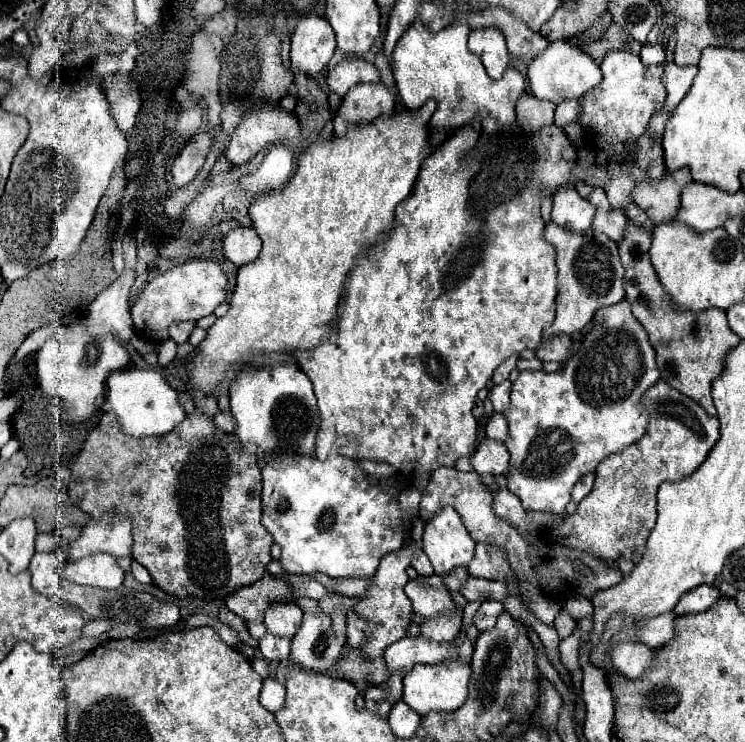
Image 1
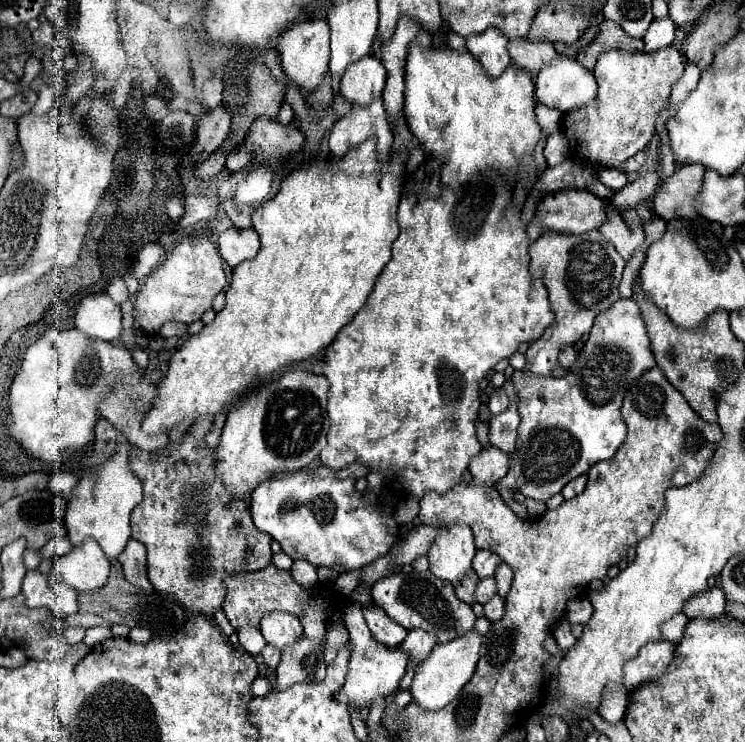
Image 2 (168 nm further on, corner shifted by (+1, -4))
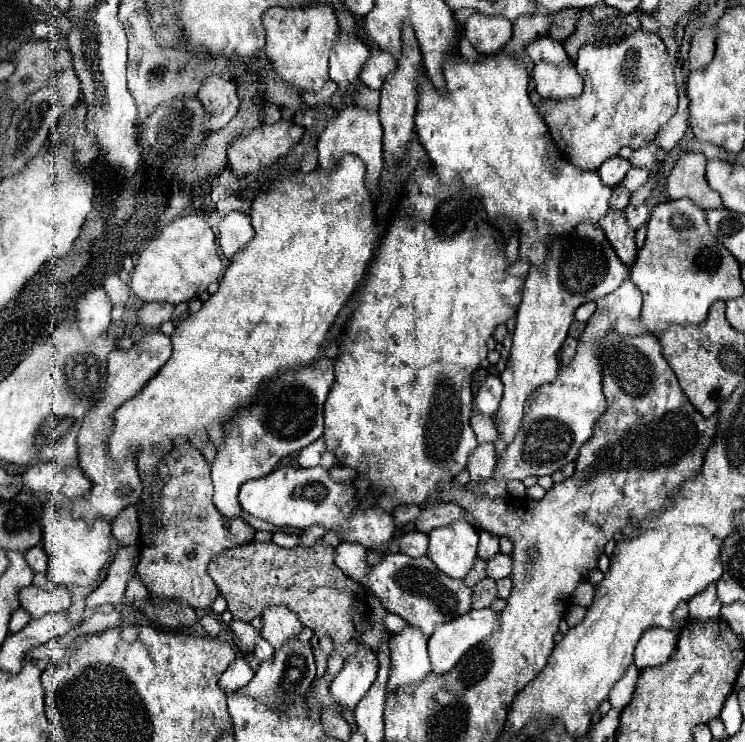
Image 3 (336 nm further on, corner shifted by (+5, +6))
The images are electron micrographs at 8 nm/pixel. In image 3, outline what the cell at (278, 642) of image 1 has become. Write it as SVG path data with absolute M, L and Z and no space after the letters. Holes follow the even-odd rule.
M257 638L257 646L255 646L255 652L253 652L253 656L255 656L255 660L259 660L259 662L263 662L263 660L267 660L267 658L271 658L273 656L273 652L275 652L275 648L265 640L265 638Z

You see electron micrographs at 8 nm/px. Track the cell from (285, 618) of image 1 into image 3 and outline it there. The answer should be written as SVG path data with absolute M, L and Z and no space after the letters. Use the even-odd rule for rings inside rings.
M269 606L261 614L261 636L273 644L273 648L279 648L289 638L297 638L301 632L301 622L297 614L293 614L285 606Z

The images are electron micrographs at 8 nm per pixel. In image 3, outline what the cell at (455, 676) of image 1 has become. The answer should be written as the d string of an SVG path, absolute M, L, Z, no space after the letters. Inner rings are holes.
M491 608L473 610L465 616L457 616L457 620L437 626L429 638L431 672L435 676L451 672L461 656L483 638L487 638L495 628L497 612L493 612Z

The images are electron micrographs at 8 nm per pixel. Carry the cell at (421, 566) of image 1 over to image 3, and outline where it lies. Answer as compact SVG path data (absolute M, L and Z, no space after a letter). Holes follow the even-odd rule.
M407 532L397 538L399 550L411 558L419 558L427 554L427 536L421 532Z

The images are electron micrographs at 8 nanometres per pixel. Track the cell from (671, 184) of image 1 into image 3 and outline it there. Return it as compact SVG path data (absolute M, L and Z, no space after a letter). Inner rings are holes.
M687 152L679 158L665 184L669 200L689 198L705 210L721 208L719 194L705 180L705 162L707 158L701 152Z

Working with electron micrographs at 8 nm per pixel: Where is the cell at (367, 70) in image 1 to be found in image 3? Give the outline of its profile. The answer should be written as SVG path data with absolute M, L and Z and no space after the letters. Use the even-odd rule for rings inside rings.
M371 48L369 60L365 62L365 68L361 70L361 82L373 90L379 90L387 78L395 70L395 56L381 48Z

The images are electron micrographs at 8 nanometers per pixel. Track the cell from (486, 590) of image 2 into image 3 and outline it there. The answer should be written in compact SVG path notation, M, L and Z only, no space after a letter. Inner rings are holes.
M497 554L493 560L487 562L487 578L493 578L493 580L501 580L505 576L511 574L511 556L505 556L505 554Z

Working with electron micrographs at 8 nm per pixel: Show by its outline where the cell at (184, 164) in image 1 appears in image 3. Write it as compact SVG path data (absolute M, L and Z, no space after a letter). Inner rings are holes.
M221 76L207 78L197 98L205 110L205 134L225 128L239 108L235 84L229 80L223 80Z

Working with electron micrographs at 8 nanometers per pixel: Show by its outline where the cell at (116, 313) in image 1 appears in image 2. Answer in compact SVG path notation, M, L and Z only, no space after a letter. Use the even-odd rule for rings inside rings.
M107 294L83 298L75 312L75 326L91 338L113 342L121 336L121 308Z

